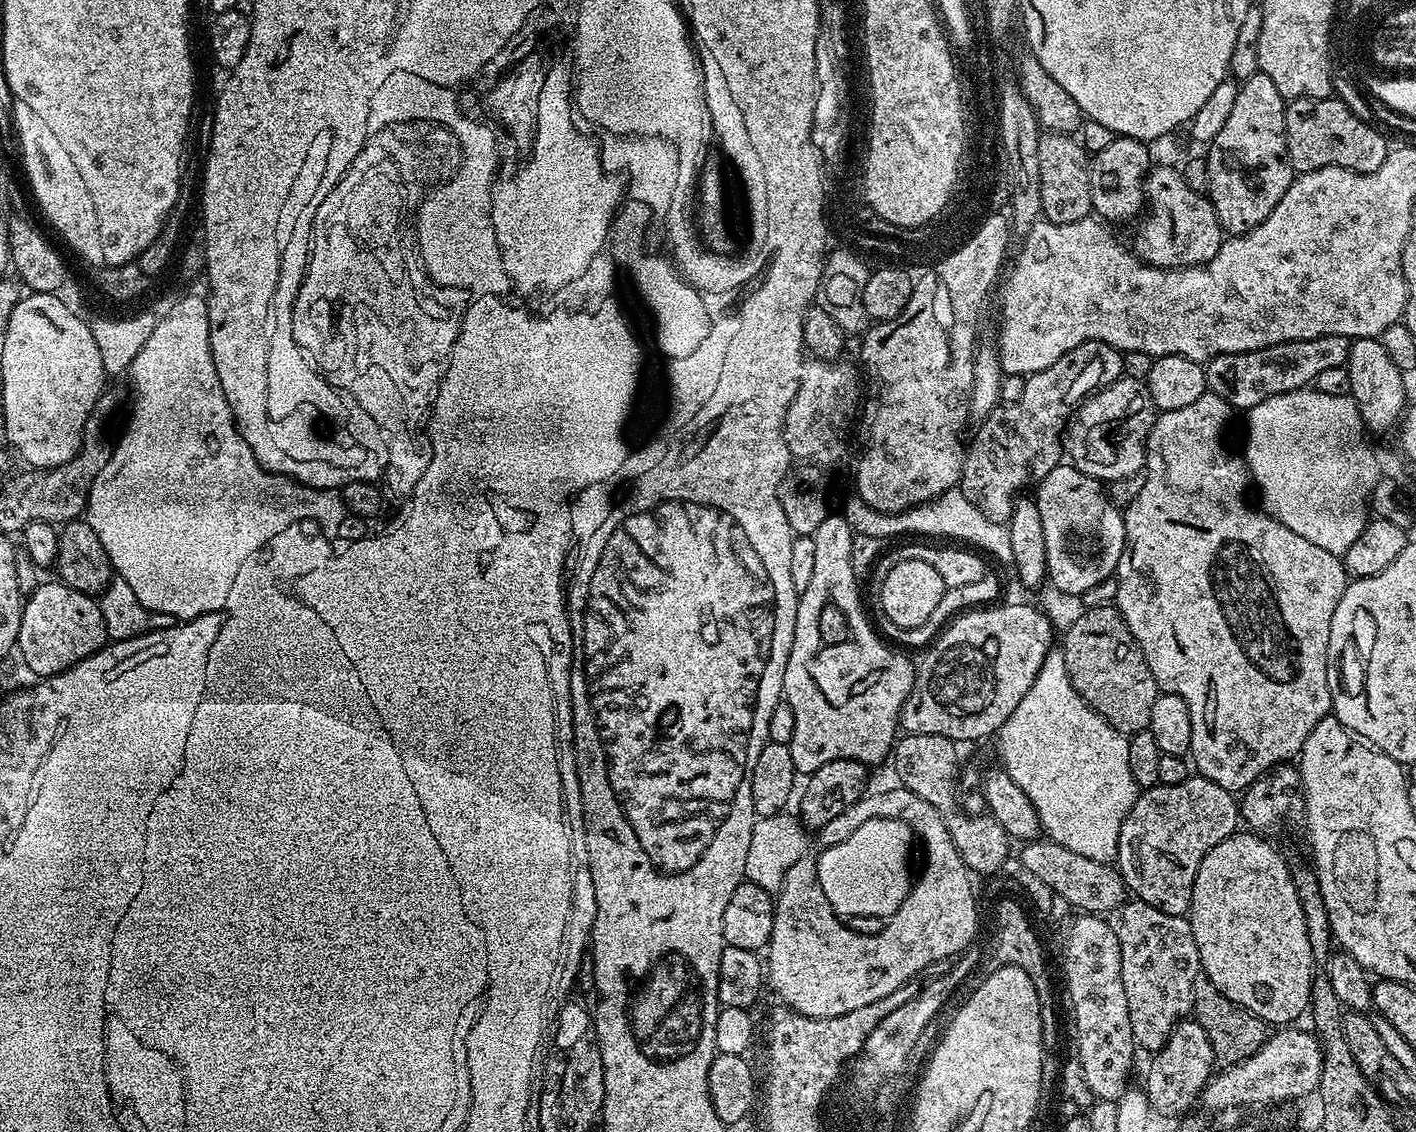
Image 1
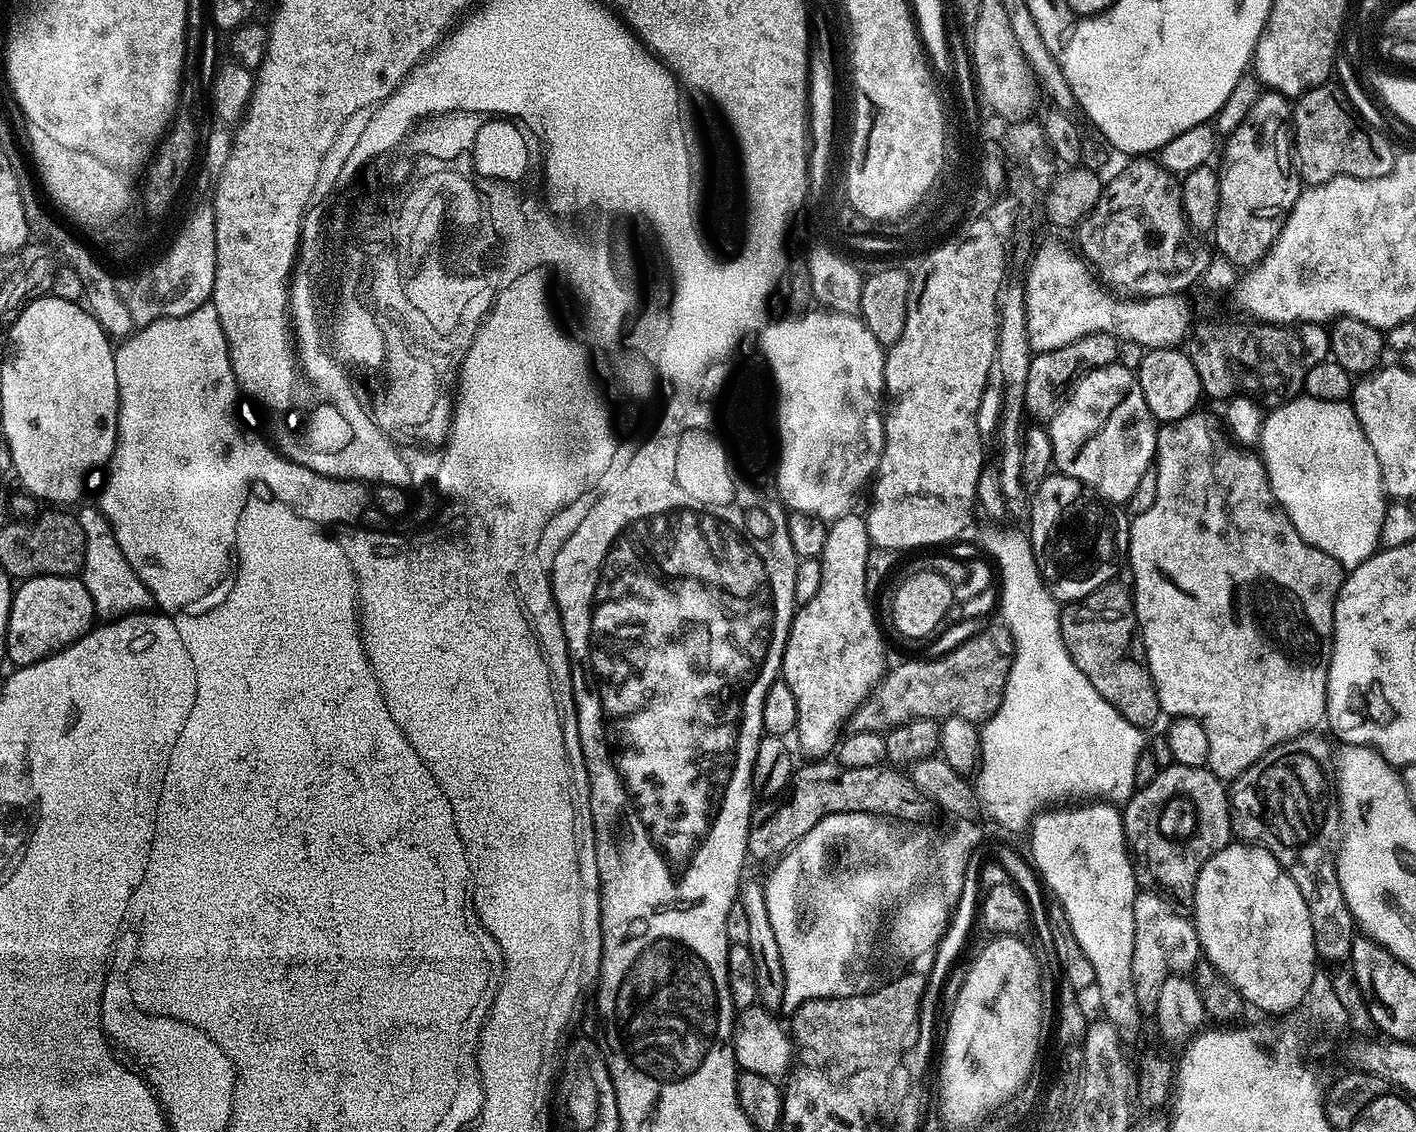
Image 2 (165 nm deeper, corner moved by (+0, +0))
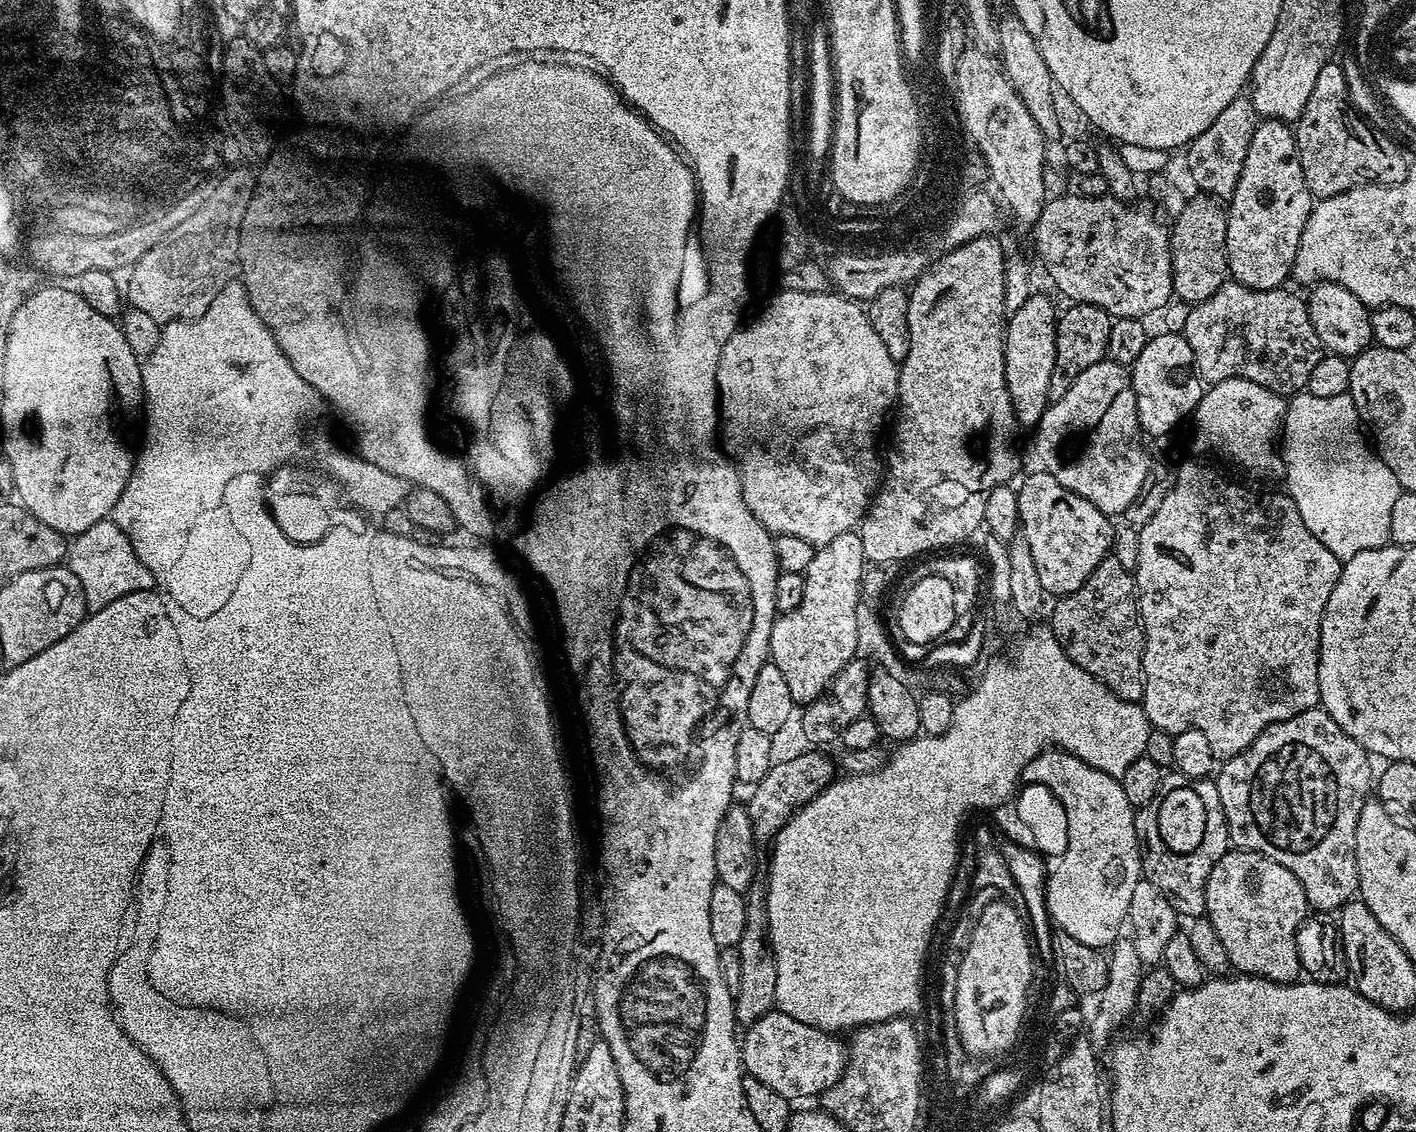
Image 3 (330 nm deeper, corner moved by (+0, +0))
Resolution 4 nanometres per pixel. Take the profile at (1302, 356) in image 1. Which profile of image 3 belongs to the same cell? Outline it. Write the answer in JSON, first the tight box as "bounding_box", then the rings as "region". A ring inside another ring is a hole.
{"bounding_box":[1182,282,1322,398],"region":[[[1225,282],[1217,292],[1210,294],[1210,298],[1187,309],[1188,317],[1184,320],[1182,335],[1186,342],[1190,342],[1196,372],[1205,385],[1242,378],[1258,382],[1258,386],[1266,386],[1266,390],[1285,398],[1291,398],[1297,392],[1307,389],[1310,374],[1314,366],[1318,366],[1322,355],[1320,339],[1318,334],[1314,334],[1314,326],[1310,326],[1307,303],[1286,289],[1281,286],[1270,290],[1253,290],[1244,284]]]}

